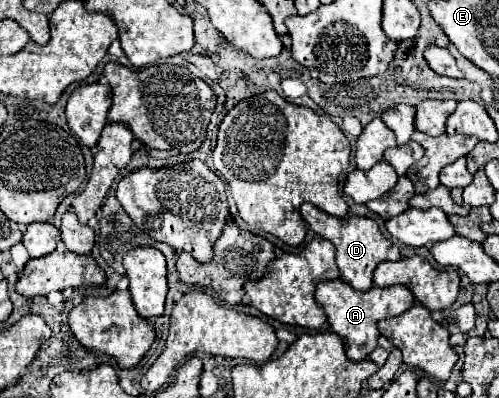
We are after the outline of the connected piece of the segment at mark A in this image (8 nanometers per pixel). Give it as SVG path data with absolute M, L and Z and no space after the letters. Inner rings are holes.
M330 280L330 282L320 282L314 292L316 302L322 306L330 330L336 332L346 348L346 356L352 362L362 362L366 360L372 350L376 348L376 340L380 336L376 324L382 318L392 318L398 314L404 314L410 306L414 306L414 296L406 286L390 286L390 288L372 288L368 292L356 292L346 284L344 280Z

